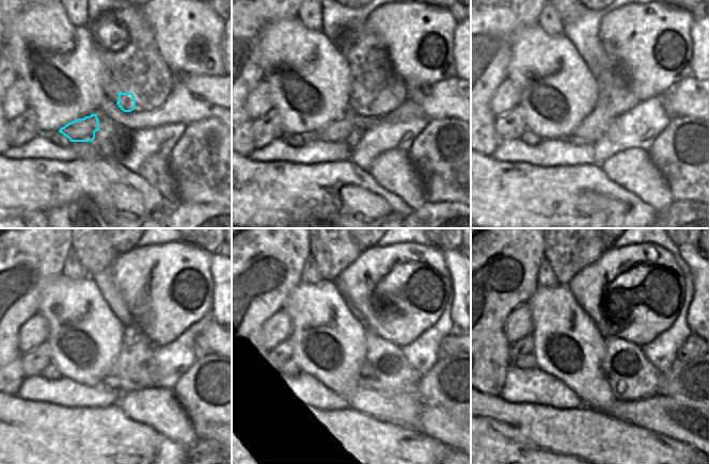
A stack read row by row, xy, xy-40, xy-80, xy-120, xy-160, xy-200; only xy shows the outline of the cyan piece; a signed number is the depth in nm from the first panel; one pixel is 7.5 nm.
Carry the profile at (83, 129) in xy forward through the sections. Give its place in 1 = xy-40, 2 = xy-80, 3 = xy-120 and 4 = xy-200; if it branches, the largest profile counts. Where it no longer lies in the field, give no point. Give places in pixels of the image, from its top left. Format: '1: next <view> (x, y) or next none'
1: next xy-40 (340, 130)
2: next xy-80 (594, 127)
3: next xy-120 (132, 370)
4: next xy-200 (631, 377)

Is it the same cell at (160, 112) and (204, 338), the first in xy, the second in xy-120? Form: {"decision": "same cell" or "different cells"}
{"decision": "same cell"}

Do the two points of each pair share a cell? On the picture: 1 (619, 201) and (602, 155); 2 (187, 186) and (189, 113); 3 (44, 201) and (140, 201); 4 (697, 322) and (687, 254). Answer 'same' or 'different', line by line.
1: different
2: different
3: same
4: same

